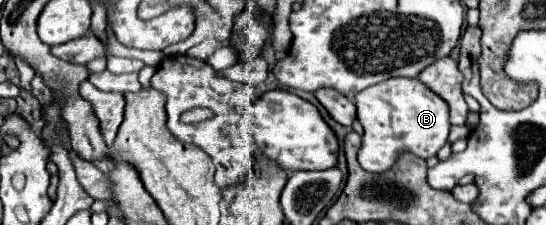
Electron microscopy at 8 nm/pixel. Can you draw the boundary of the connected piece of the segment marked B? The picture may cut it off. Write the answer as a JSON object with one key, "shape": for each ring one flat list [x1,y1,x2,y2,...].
{"shape":[[388,78,356,94,358,120,364,128,358,162,366,172,382,174,394,166,402,152,412,152,424,160,436,156,448,142,450,108,448,104,424,86,418,78]]}

